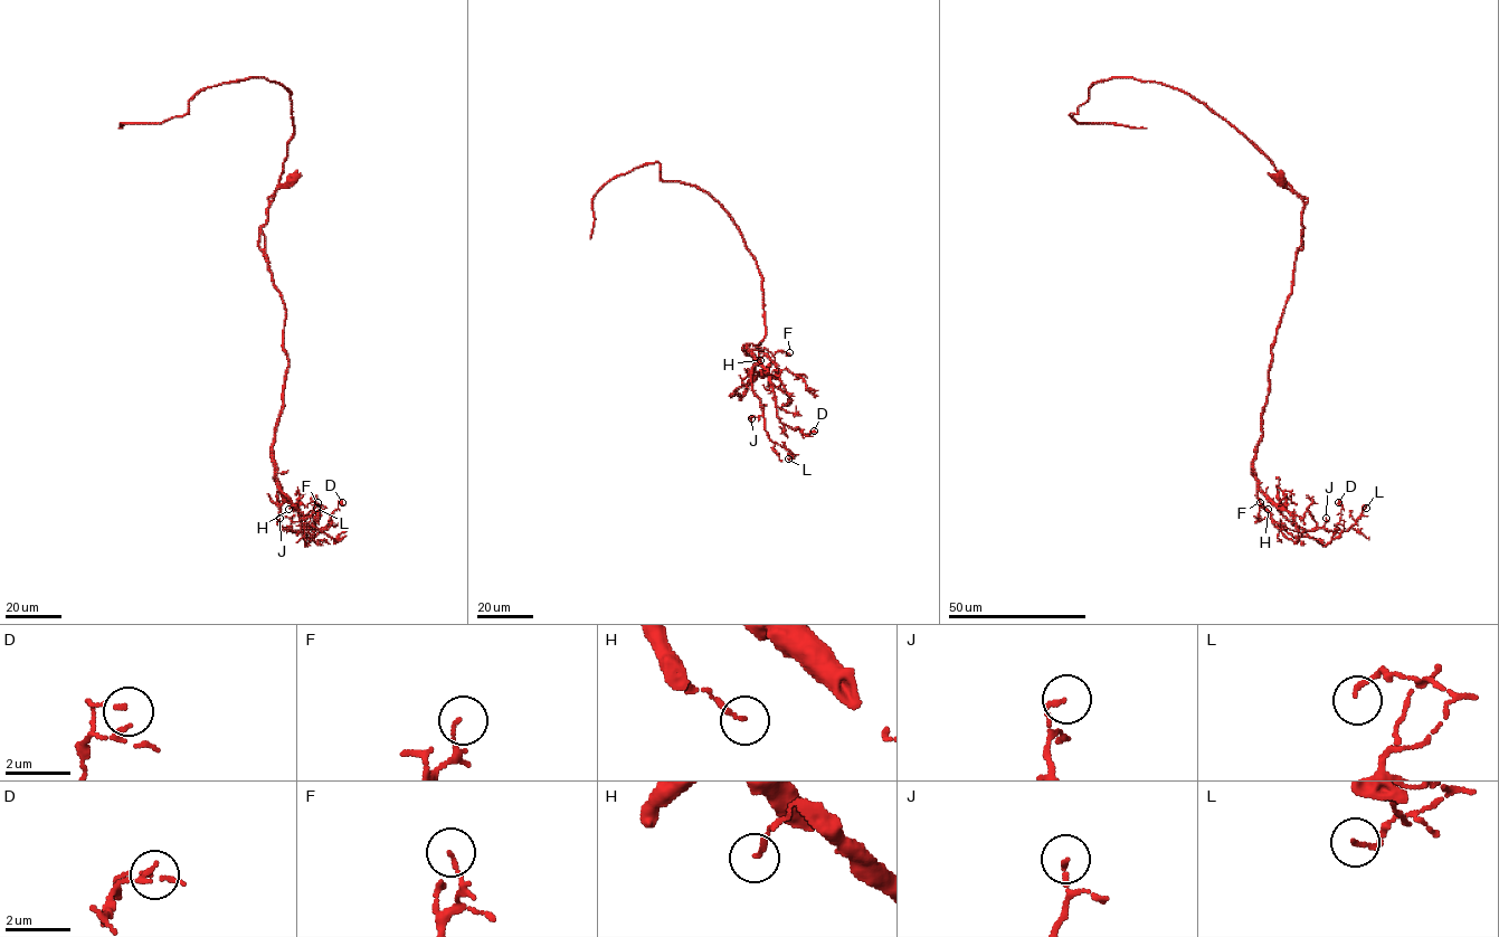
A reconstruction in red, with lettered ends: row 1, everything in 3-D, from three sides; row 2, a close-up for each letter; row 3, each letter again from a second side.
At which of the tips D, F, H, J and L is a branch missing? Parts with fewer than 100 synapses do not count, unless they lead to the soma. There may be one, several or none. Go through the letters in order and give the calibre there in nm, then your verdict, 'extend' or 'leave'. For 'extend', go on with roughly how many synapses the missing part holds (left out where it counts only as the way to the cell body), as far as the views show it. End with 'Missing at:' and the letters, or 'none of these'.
D: 100 nm thick; leave
F: 80 nm thick; leave
H: 120 nm thick; leave
J: 130 nm thick; leave
L: 120 nm thick; leave
Missing at: none of these

